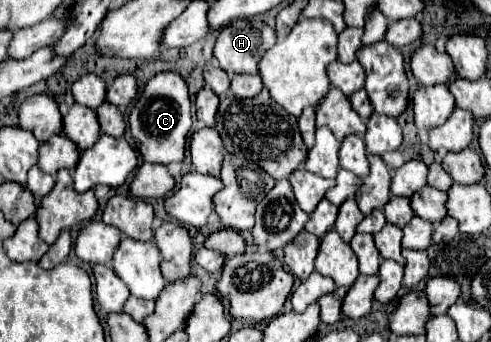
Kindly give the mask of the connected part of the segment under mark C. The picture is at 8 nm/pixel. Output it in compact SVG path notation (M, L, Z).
M160 71L152 75L134 99L128 123L130 123L130 133L144 161L162 163L162 165L168 165L172 161L180 163L184 159L186 135L192 125L186 81L174 71Z

